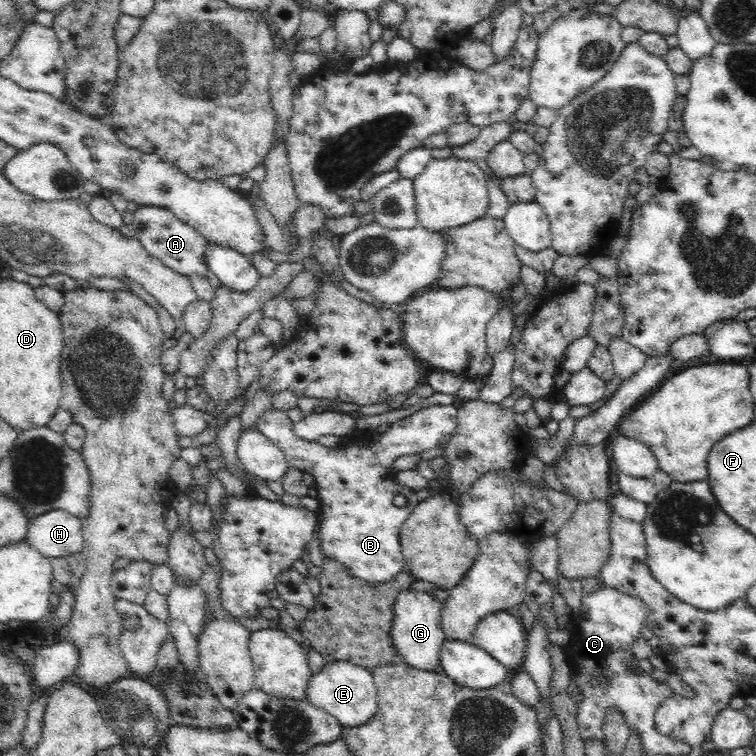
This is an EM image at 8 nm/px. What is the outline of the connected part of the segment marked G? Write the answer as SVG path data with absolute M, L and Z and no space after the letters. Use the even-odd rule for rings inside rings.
M404 589L398 594L389 630L390 644L399 658L408 666L422 671L436 670L440 660L440 650L445 640L441 629L441 603L438 603L429 593L413 593Z

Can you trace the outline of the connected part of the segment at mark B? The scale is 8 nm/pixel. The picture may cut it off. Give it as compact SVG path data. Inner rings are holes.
M453 404L422 406L414 415L390 423L380 444L372 444L364 434L364 438L358 438L352 444L342 444L342 448L334 450L315 442L302 441L296 435L295 424L287 411L275 407L258 416L256 428L280 448L289 467L314 477L313 493L322 502L322 556L342 564L355 579L378 585L393 580L404 571L399 528L419 504L416 494L395 483L397 471L392 468L392 463L400 456L422 455L430 448L446 446L456 428L456 419L457 408ZM396 496L403 496L406 504L395 506Z

